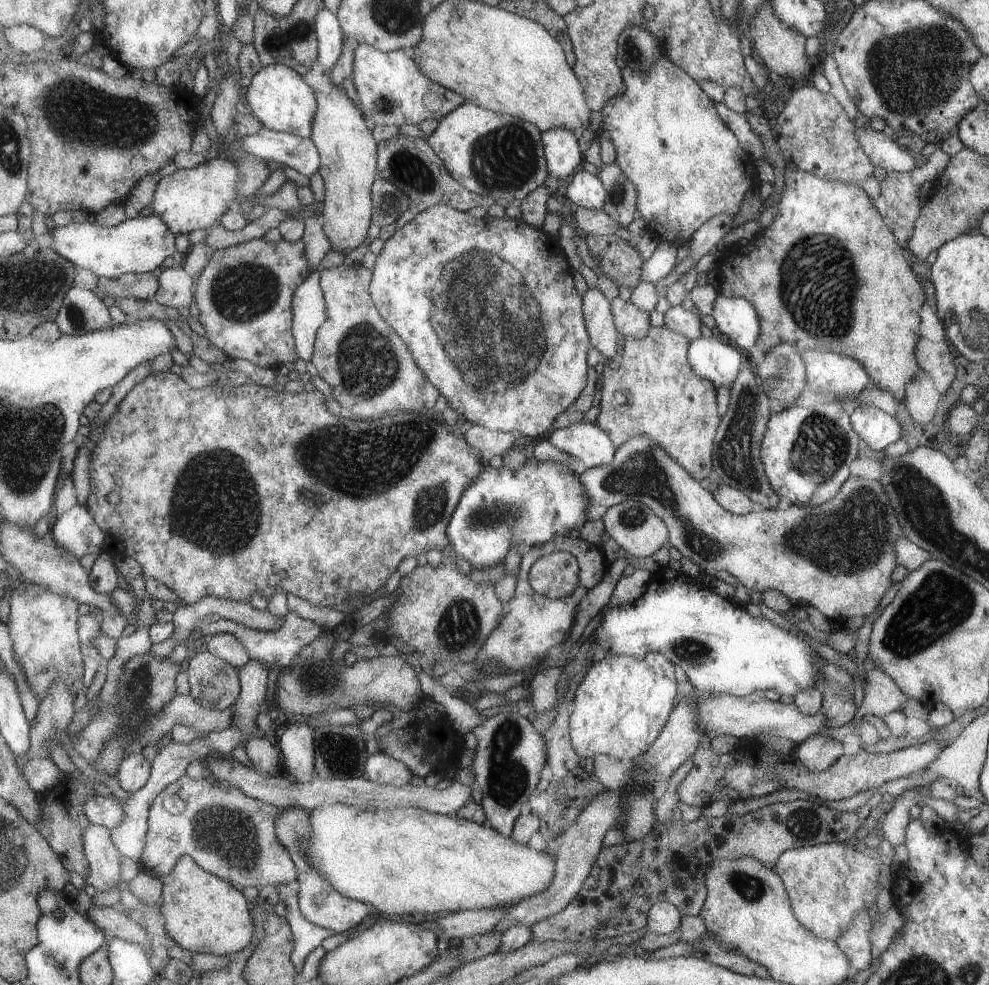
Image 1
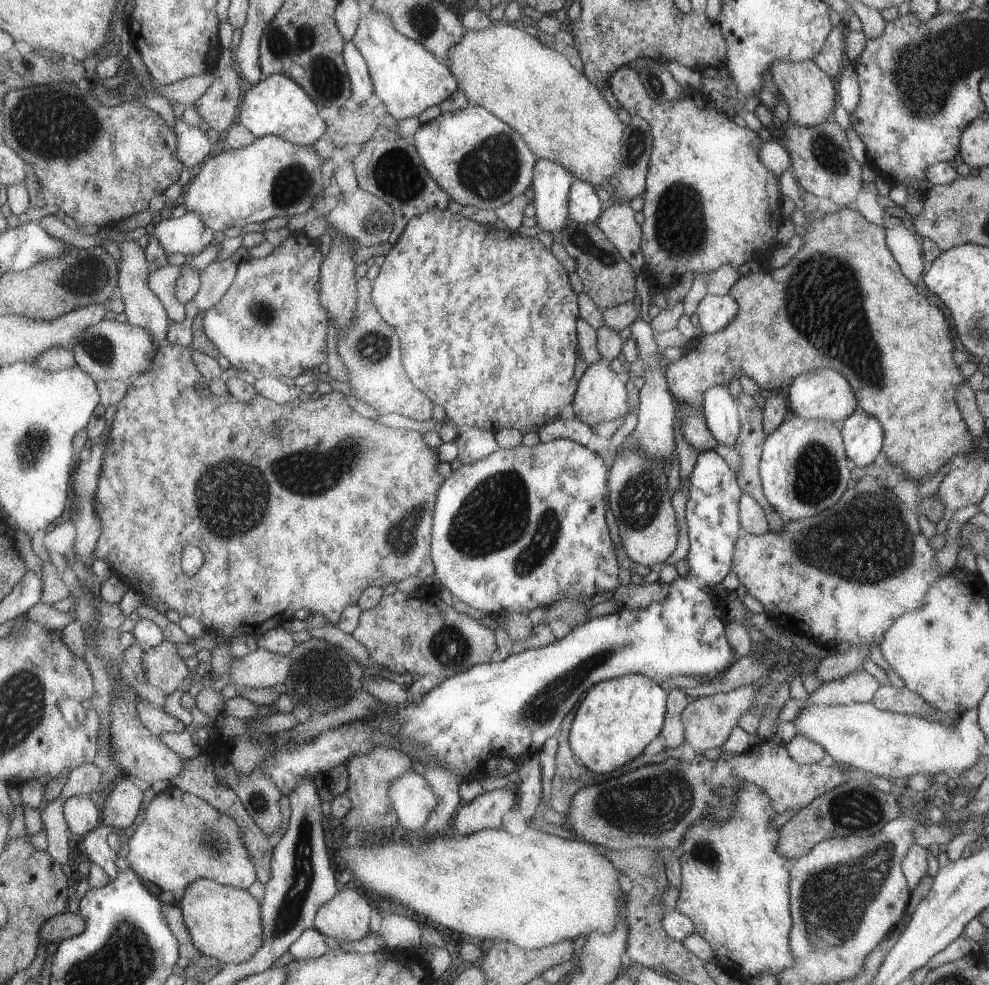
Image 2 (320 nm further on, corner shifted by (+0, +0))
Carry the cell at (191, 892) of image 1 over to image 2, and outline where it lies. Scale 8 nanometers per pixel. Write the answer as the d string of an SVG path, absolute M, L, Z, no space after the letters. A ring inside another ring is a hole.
M209 879L194 880L180 902L195 946L226 964L247 963L264 946L262 904L248 891Z

